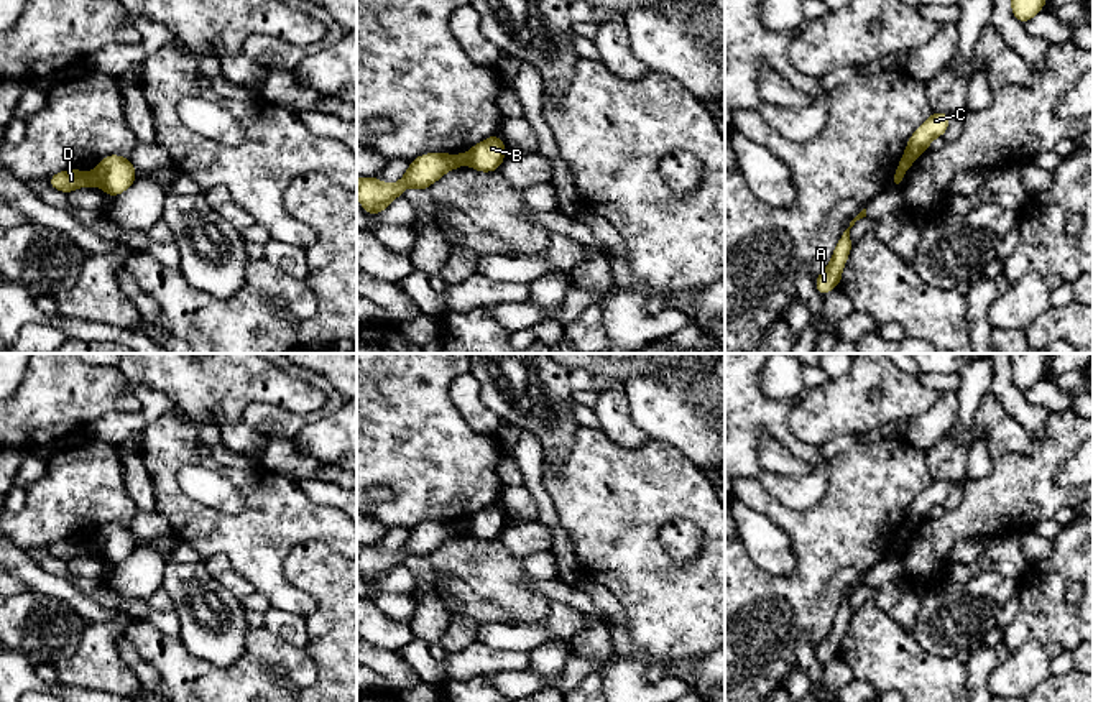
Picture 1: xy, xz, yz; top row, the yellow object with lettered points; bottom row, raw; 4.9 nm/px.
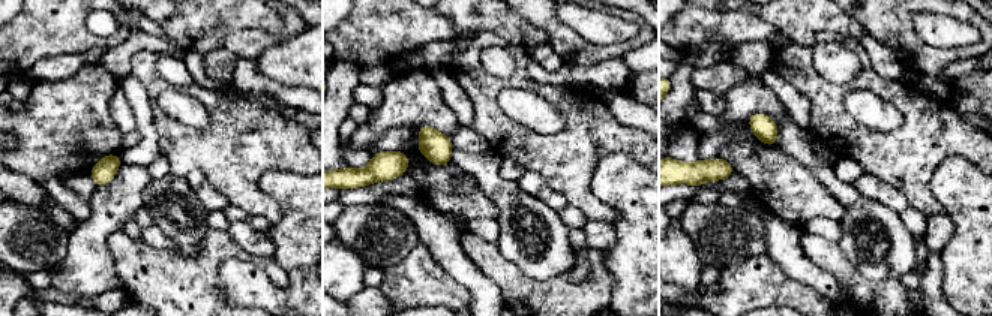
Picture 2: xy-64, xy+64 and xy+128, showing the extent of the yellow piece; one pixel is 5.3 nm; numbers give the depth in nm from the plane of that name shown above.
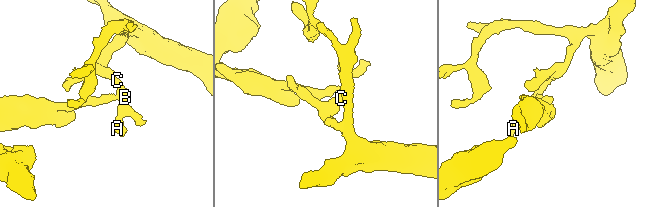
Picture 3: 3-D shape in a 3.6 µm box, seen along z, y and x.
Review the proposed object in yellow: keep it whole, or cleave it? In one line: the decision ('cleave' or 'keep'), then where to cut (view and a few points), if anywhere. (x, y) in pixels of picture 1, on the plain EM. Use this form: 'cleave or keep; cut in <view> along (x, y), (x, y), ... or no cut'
cleave; cut in xy along (94, 541), (97, 551)

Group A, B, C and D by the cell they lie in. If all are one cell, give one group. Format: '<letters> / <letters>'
A B C / D

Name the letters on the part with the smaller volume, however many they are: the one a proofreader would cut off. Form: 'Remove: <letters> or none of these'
Remove: A, B, C

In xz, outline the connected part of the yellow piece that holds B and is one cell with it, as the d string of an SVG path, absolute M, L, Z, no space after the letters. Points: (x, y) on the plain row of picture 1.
M493 503L473 516L470 516L465 523L465 533L473 536L475 539L490 541L500 538L505 528L505 511L500 503Z

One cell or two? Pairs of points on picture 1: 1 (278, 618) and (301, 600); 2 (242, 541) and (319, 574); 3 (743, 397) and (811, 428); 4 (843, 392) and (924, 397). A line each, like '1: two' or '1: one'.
1: two
2: two
3: two
4: one

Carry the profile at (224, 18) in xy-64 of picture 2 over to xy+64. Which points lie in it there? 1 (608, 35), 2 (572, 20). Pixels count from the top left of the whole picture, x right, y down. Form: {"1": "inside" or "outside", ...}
{"1": "inside", "2": "inside"}

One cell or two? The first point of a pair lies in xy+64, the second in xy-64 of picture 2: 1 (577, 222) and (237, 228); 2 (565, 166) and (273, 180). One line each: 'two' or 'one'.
1: two
2: two

